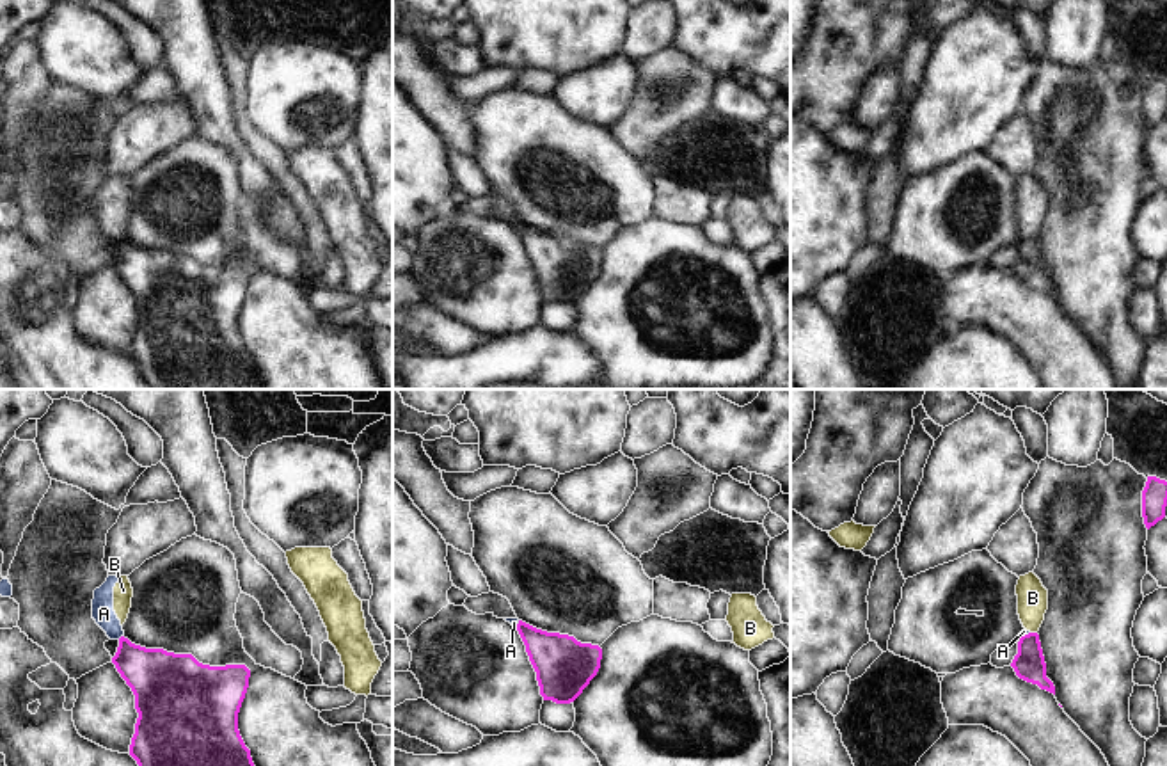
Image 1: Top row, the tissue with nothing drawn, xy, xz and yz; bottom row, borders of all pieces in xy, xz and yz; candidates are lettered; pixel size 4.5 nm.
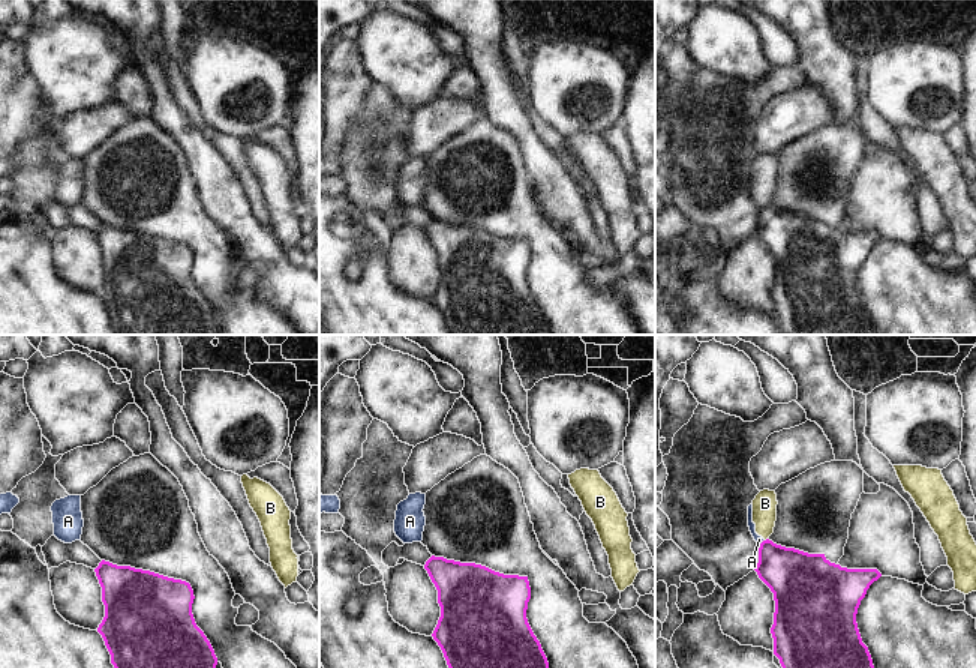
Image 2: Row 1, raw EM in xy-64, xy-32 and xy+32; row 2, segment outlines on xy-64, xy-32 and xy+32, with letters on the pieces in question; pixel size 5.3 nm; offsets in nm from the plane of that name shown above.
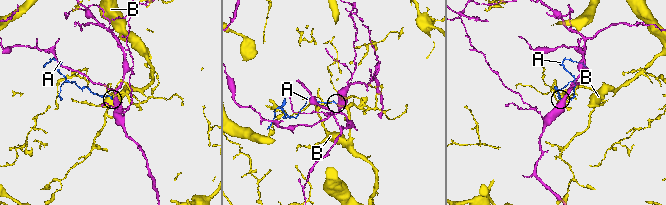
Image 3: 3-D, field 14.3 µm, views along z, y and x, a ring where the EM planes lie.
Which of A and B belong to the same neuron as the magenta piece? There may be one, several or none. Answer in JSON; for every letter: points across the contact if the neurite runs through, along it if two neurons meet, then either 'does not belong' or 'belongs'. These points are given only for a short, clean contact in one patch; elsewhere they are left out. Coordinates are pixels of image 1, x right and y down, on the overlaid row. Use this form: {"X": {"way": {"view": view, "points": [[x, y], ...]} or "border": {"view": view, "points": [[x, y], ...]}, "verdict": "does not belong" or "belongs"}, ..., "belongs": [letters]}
{"A": {"border": {"view": "xy", "points": [[123, 635], [118, 638]]}, "verdict": "does not belong"}, "B": {"verdict": "does not belong"}, "belongs": []}

